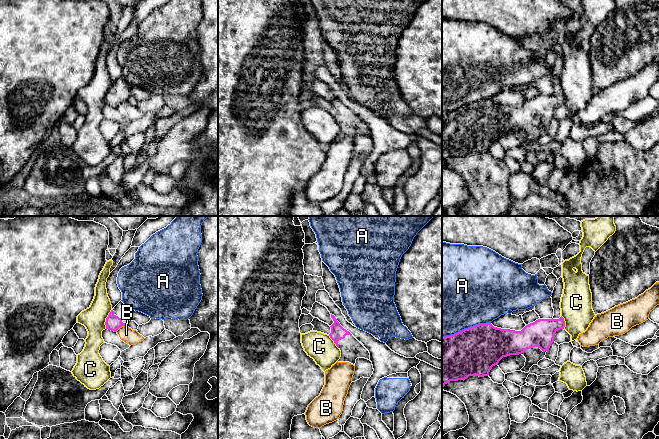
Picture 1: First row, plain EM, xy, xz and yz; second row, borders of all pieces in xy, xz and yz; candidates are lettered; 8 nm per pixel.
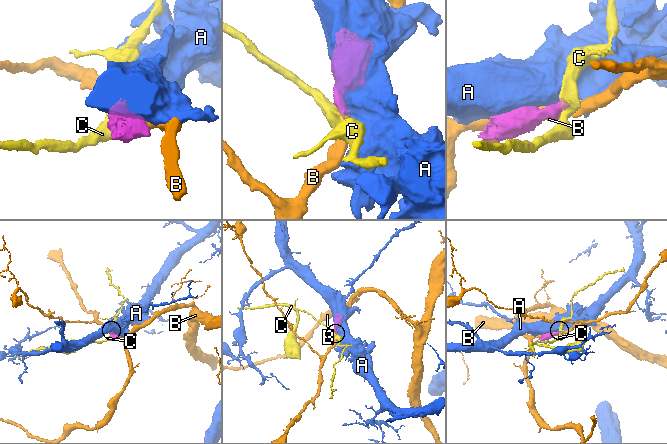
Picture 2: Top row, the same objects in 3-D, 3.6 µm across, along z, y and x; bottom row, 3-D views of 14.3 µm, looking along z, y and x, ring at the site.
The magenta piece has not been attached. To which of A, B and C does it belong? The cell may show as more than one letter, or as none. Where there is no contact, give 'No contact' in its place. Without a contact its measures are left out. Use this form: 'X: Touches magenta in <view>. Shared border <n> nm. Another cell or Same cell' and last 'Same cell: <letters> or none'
A: Touches magenta in yz. Shared border 420 nm. Another cell
B: Touches magenta in xy. Shared border 110 nm. Another cell
C: Touches magenta in xy. Shared border 170 nm. Another cell
Same cell: none

